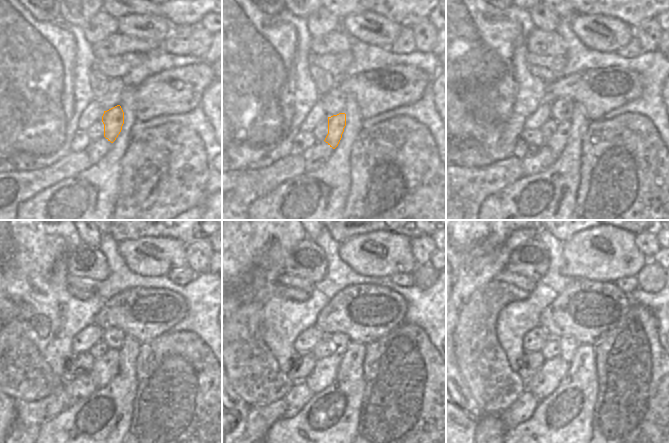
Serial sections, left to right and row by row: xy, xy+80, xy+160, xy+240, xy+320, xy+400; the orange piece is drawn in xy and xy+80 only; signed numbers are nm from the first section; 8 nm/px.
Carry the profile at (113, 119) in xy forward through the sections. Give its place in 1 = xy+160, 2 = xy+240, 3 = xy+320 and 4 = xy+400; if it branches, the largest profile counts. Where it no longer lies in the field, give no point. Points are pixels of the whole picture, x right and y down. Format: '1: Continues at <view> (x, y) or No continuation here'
1: Continues at xy+160 (557, 142)
2: Continues at xy+240 (103, 370)
3: Continues at xy+320 (325, 370)
4: Continues at xy+400 (548, 377)

